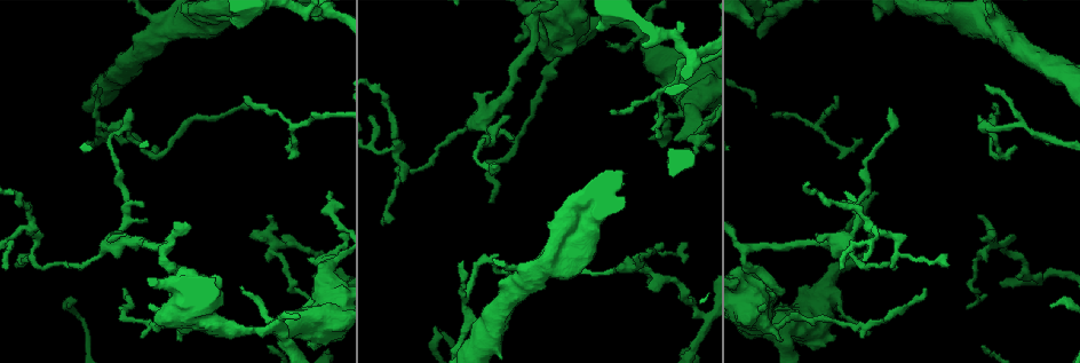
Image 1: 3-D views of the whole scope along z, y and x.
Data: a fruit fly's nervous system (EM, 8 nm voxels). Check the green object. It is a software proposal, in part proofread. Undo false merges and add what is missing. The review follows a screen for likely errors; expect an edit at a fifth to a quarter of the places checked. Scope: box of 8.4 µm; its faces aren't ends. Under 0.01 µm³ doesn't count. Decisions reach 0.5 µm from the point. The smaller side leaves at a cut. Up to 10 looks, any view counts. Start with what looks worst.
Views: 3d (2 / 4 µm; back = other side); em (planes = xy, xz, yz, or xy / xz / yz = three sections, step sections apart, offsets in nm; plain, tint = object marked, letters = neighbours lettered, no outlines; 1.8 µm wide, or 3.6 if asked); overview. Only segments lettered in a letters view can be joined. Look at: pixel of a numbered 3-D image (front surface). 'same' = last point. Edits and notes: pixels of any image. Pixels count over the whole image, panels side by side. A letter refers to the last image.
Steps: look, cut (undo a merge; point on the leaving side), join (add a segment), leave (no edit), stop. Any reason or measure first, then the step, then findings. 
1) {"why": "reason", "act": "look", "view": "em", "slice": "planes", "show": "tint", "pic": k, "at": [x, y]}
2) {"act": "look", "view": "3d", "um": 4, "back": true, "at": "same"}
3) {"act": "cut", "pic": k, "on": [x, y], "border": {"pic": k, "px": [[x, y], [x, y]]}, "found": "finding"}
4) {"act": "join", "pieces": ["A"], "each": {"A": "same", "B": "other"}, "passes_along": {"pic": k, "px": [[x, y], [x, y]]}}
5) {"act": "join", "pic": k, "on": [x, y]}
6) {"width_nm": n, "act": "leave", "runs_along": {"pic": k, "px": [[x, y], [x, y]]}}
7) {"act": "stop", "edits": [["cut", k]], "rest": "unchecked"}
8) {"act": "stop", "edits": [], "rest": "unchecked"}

{"why": "four arms meet", "act": "look", "view": "3d", "um": 4, "pic": 1, "at": [650, 49]}

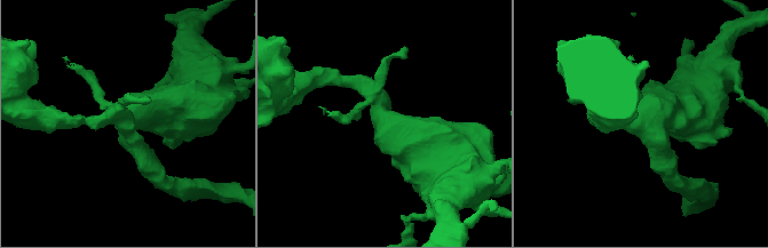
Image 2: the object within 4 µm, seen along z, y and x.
{"act": "look", "view": "em", "um": 3.6, "slice": "xy", "step": 8, "show": "letters", "pic": 2, "at": [381, 118]}

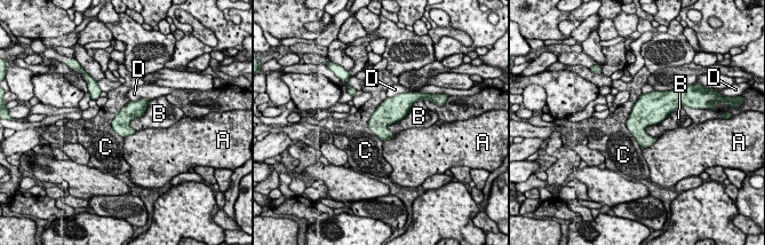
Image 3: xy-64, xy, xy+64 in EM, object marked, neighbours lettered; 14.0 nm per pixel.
{"width_nm": 260, "act": "leave", "each": {"A": "other", "B": "other", "C": "other", "D": "other"}, "found": "one neuron here"}

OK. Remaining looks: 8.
{"why": "thick end", "act": "look", "view": "3d", "um": 4, "back": true, "pic": 1, "at": [605, 27]}

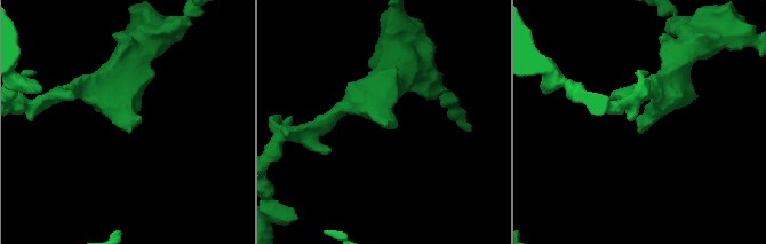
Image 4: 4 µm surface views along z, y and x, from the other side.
{"act": "look", "view": "em", "slice": "xy", "step": 8, "show": "letters", "pic": 4, "at": [387, 122]}

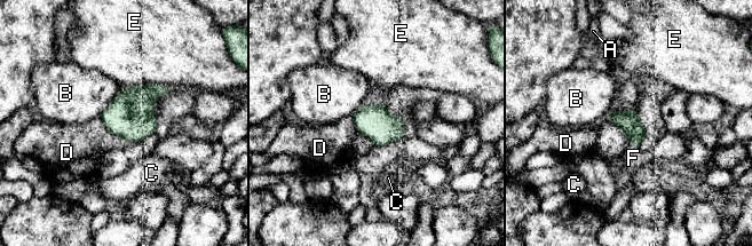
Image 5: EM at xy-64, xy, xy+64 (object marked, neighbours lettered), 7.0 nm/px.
{"why": "another direction", "act": "look", "view": "em", "slice": "planes", "show": "letters", "at": "same"}

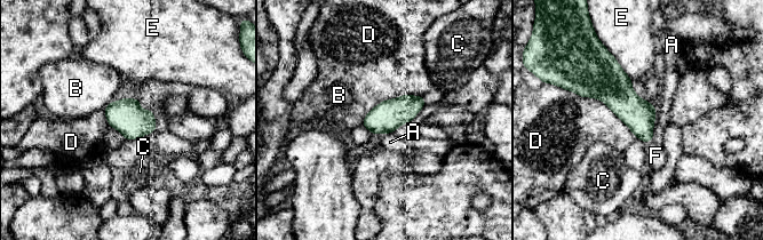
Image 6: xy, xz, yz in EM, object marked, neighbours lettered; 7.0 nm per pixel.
{"act": "join", "pieces": ["F"], "each": {"A": "other", "B": "other", "C": "other", "D": "other", "E": "other", "F": "same"}, "passes_along": {"pic": 6, "px": [[637, 114], [649, 140], [656, 156]]}, "found": "the neuron continues"}

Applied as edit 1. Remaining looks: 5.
{"why": "redraw", "act": "look", "view": "overview"}

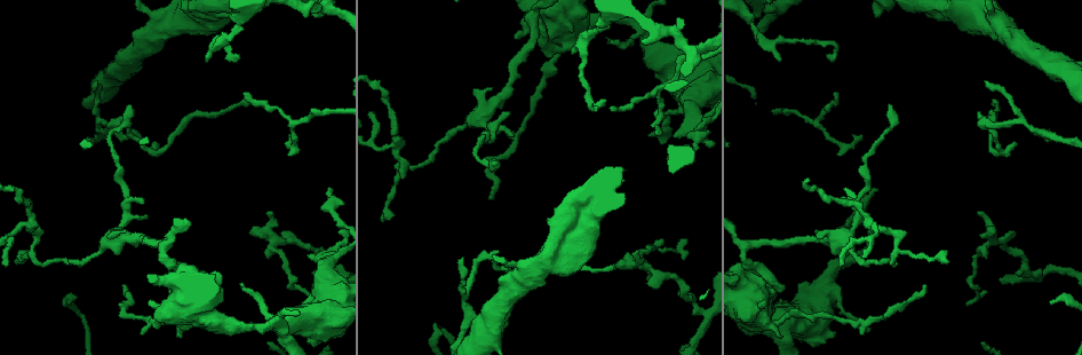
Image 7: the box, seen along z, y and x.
{"why": "abrupt turn", "act": "look", "view": "em", "slice": "planes", "show": "tint", "pic": 7, "at": [991, 239]}

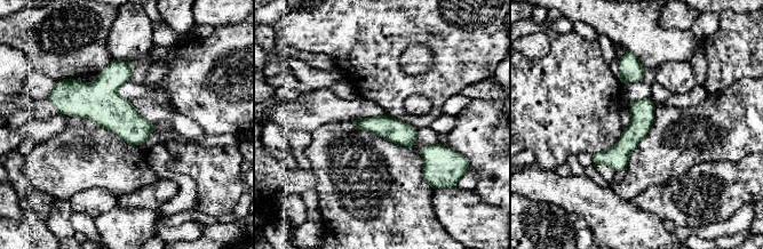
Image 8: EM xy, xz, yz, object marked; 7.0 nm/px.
{"why": "see the neighbours", "act": "look", "view": "em", "slice": "planes", "show": "letters", "at": "same"}

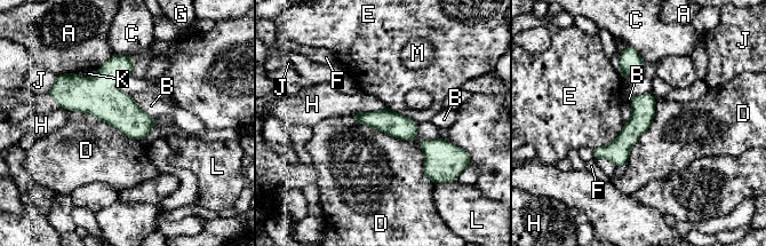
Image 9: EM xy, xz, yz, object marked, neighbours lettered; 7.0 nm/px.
{"act": "leave", "each": {"A": "other", "B": "other", "C": "other", "D": "other", "E": "other", "F": "other", "G": "other", "H": "other", "J": "other", "K": "other", "L": "other", "M": "other"}, "runs_along": {"pic": 9, "px": [[652, 98], [631, 133], [597, 155]]}, "found": "continuous, no second neuron"}

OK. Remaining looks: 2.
{"why": "free end", "act": "look", "view": "3d", "um": 2, "pic": 7, "at": [879, 15]}

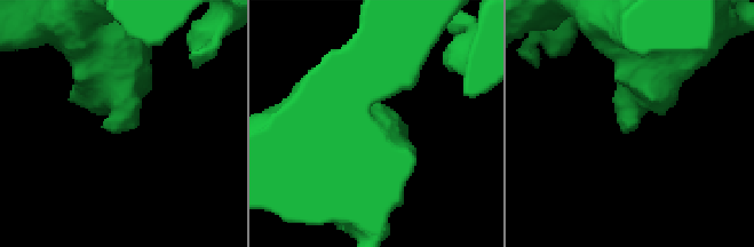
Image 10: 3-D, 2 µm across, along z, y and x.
{"why": "now the EM", "act": "look", "view": "em", "slice": "planes", "show": "letters", "pic": 10, "at": [630, 127]}

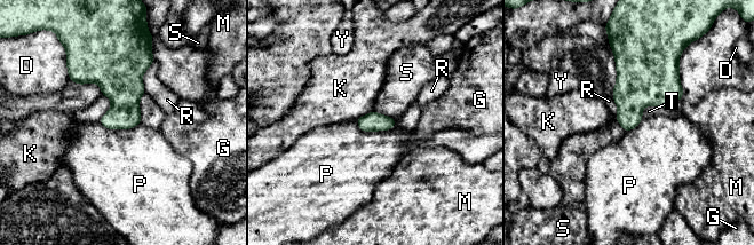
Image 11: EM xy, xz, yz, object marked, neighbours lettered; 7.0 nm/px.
{"act": "leave", "each": {"D": "other", "G": "other", "K": "other", "M": "other", "P": "other", "R": "other", "S": "other", "T": "other", "Y": "other"}, "border": {"pic": 11, "px": [[355, 120], [364, 131], [396, 124]]}, "found": "none of them fits"}

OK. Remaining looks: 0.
{"act": "stop", "edits": [["join", 6]], "rest": "unchecked"}

